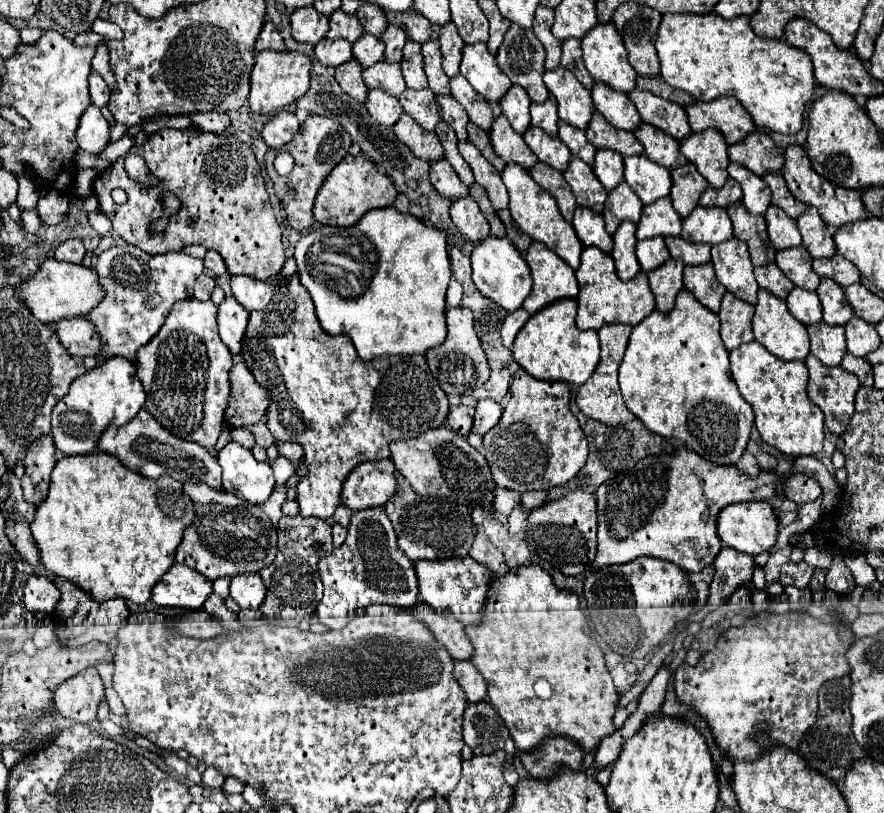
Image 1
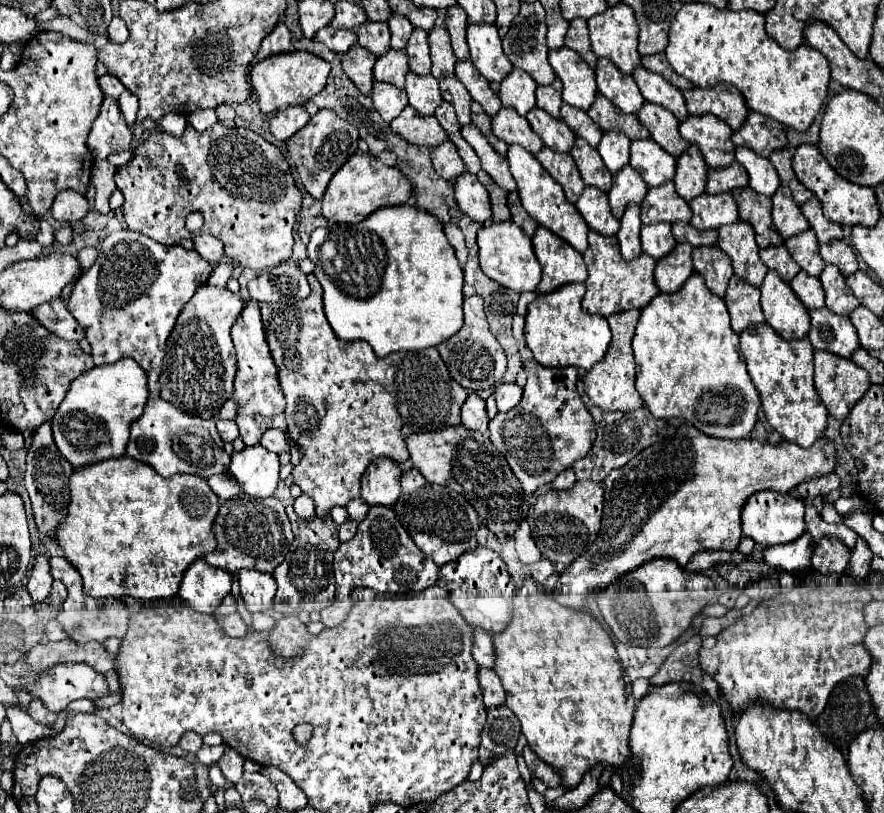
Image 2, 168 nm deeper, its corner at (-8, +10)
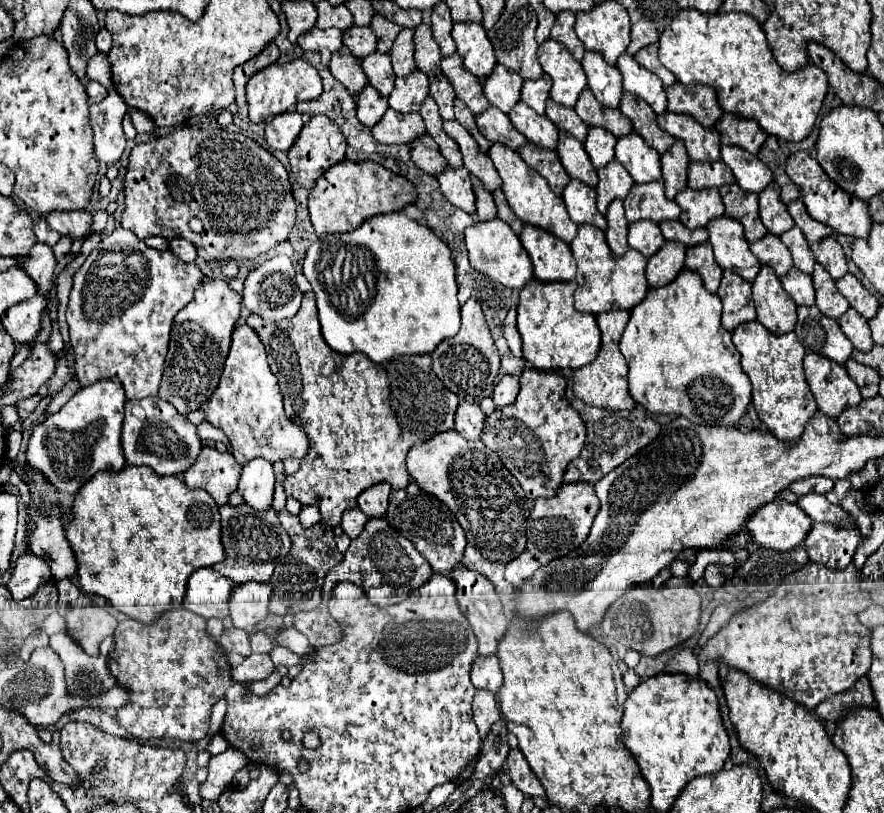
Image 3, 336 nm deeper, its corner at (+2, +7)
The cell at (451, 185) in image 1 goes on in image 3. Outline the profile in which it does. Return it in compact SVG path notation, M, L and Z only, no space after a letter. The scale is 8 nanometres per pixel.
M422 135L422 137L416 137L412 143L410 143L410 155L412 155L412 161L428 175L440 175L442 169L448 165L444 161L444 157L438 153L436 149L436 143L432 141L432 137L428 135Z

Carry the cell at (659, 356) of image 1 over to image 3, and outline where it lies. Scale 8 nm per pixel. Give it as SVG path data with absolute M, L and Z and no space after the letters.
M682 269L678 273L678 277L664 285L664 287L658 287L658 289L648 289L646 297L630 311L630 321L622 333L622 339L620 339L620 351L630 367L630 373L628 373L628 385L630 385L630 395L634 397L636 403L644 405L650 413L662 413L662 415L684 415L686 419L690 419L692 423L702 423L702 425L736 425L738 419L744 415L748 403L750 403L750 379L748 375L744 373L742 365L740 365L740 353L736 351L734 343L732 343L732 333L728 333L722 325L720 325L720 313L722 313L722 303L720 303L720 297L716 293L710 293L706 291L704 283L702 283L702 277L698 273L692 273L688 269Z

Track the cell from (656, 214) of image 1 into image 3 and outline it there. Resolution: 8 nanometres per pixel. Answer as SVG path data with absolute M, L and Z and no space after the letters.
M660 179L650 183L634 183L624 199L624 211L630 223L642 219L660 223L664 219L678 219L680 215L676 201L664 197L664 185Z

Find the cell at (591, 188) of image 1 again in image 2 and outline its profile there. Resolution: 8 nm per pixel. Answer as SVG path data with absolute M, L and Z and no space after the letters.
M576 138L574 148L572 148L572 158L580 170L580 176L586 186L594 186L602 192L608 192L612 186L612 174L606 170L602 156L598 154L596 148L592 148L586 140Z

